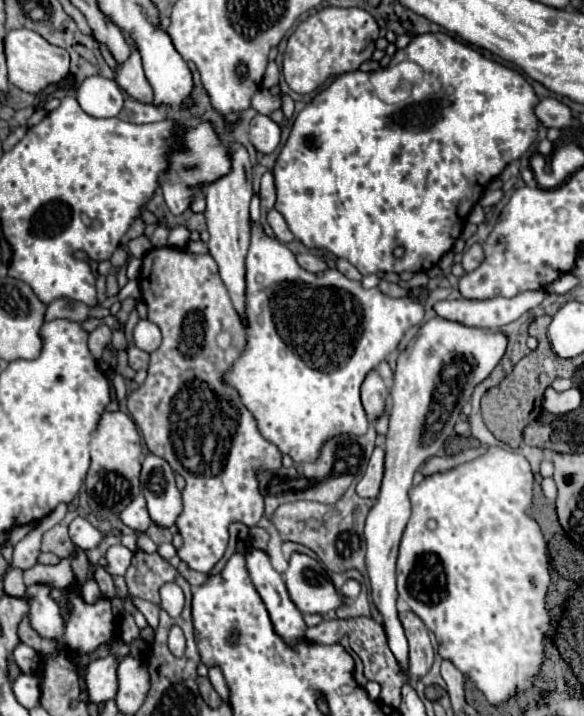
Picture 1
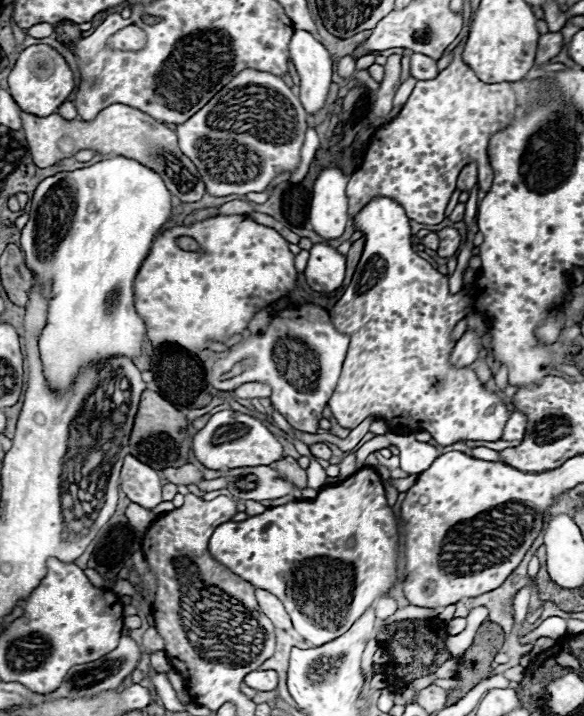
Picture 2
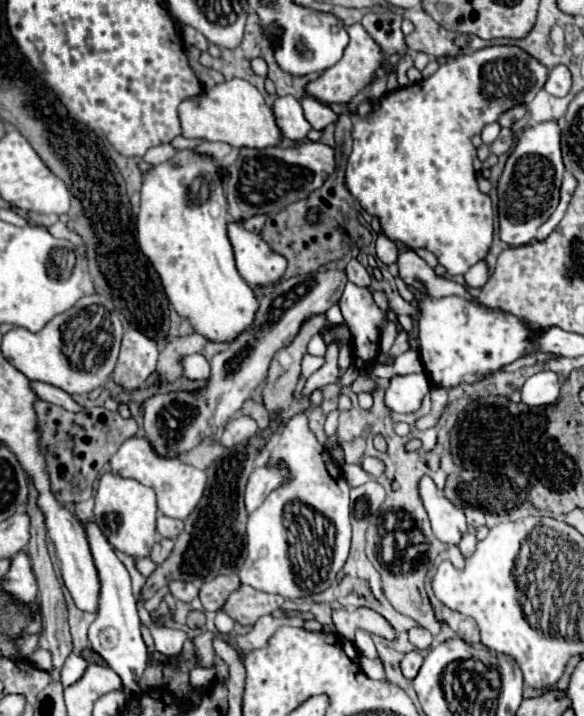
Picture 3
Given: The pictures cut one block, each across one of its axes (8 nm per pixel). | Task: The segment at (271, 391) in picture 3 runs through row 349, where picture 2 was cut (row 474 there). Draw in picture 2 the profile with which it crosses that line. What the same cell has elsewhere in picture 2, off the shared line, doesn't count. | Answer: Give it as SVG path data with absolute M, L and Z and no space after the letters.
M282 458L270 465L272 468L278 468L282 472L282 476L286 476L286 480L294 482L298 488L307 486L307 473L304 468L294 458Z

